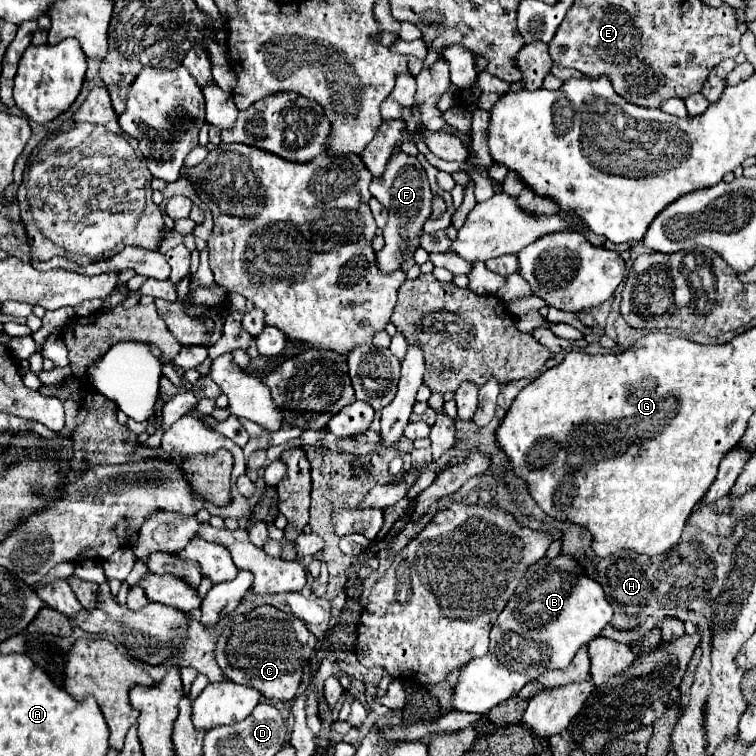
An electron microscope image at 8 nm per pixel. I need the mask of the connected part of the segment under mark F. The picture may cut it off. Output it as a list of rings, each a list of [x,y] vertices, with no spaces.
[[[400,152],[388,162],[386,172],[380,178],[372,180],[370,192],[390,214],[384,226],[384,248],[376,252],[376,266],[384,274],[394,272],[394,270],[404,270],[402,262],[414,256],[416,248],[420,246],[422,226],[432,214],[432,192],[426,180],[426,172],[420,166],[418,158],[412,158]]]

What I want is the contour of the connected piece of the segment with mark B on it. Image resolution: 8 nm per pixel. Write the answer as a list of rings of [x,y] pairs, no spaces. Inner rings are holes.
[[[570,556],[538,560],[528,568],[516,594],[500,612],[490,638],[492,652],[470,660],[462,670],[452,694],[452,708],[486,714],[500,702],[518,694],[532,678],[548,668],[566,668],[580,646],[594,640],[610,622],[612,606],[602,586],[588,578]]]

